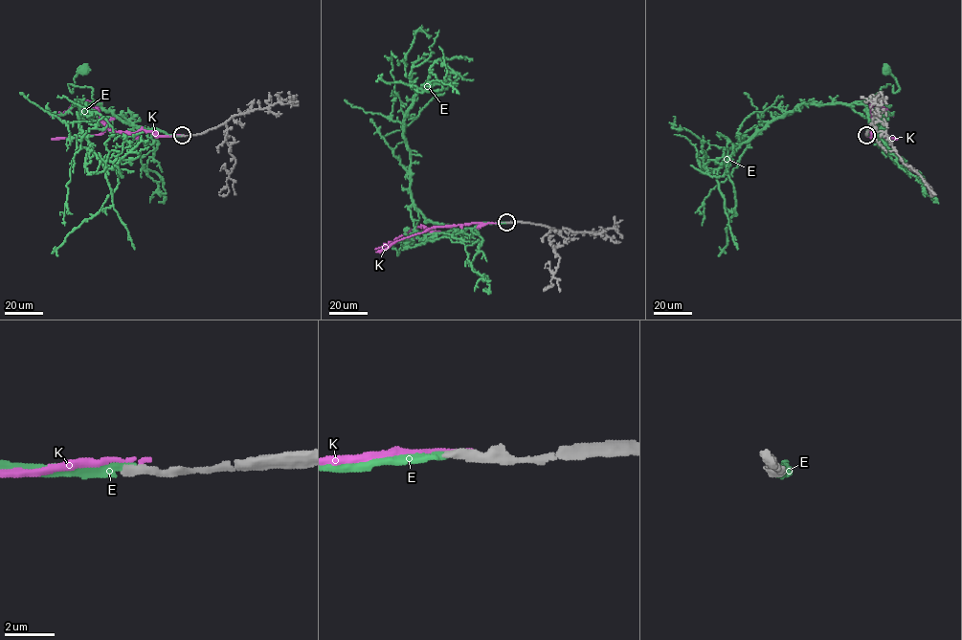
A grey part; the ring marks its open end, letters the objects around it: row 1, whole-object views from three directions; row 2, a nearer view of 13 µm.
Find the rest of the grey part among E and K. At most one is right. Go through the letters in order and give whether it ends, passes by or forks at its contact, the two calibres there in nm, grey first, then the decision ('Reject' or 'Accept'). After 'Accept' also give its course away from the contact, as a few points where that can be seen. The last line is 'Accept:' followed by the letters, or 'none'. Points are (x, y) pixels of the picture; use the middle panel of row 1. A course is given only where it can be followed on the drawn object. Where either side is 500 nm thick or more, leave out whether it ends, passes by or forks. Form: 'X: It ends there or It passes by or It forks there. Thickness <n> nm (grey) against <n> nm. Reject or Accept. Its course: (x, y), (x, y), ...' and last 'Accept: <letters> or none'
E: It ends there. Thickness 400 nm (grey) against 280 nm. Accept. Its course: (506, 222), (455, 230), (426, 221), (418, 210), (417, 235), (398, 241), (392, 249), (398, 254), (409, 242)
K: It ends there. Thickness 440 nm (grey) against 140 nm. Reject
Accept: E

